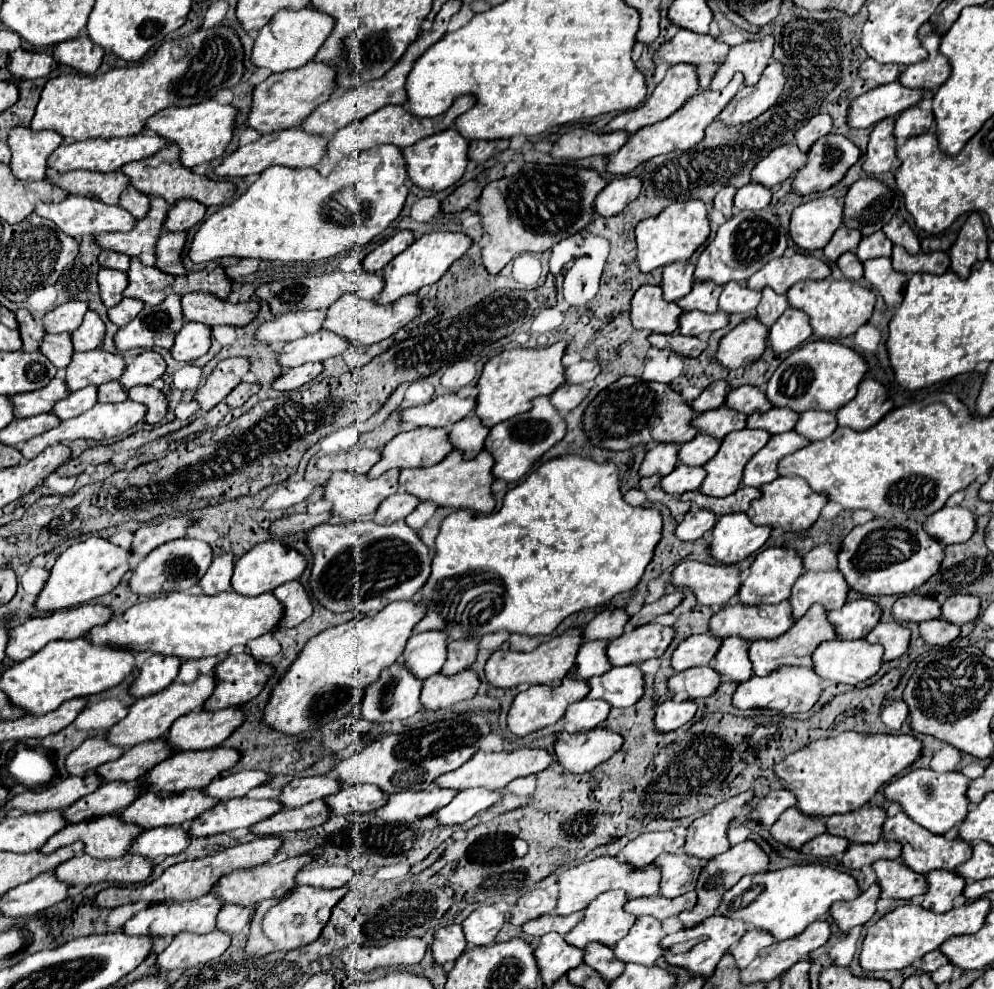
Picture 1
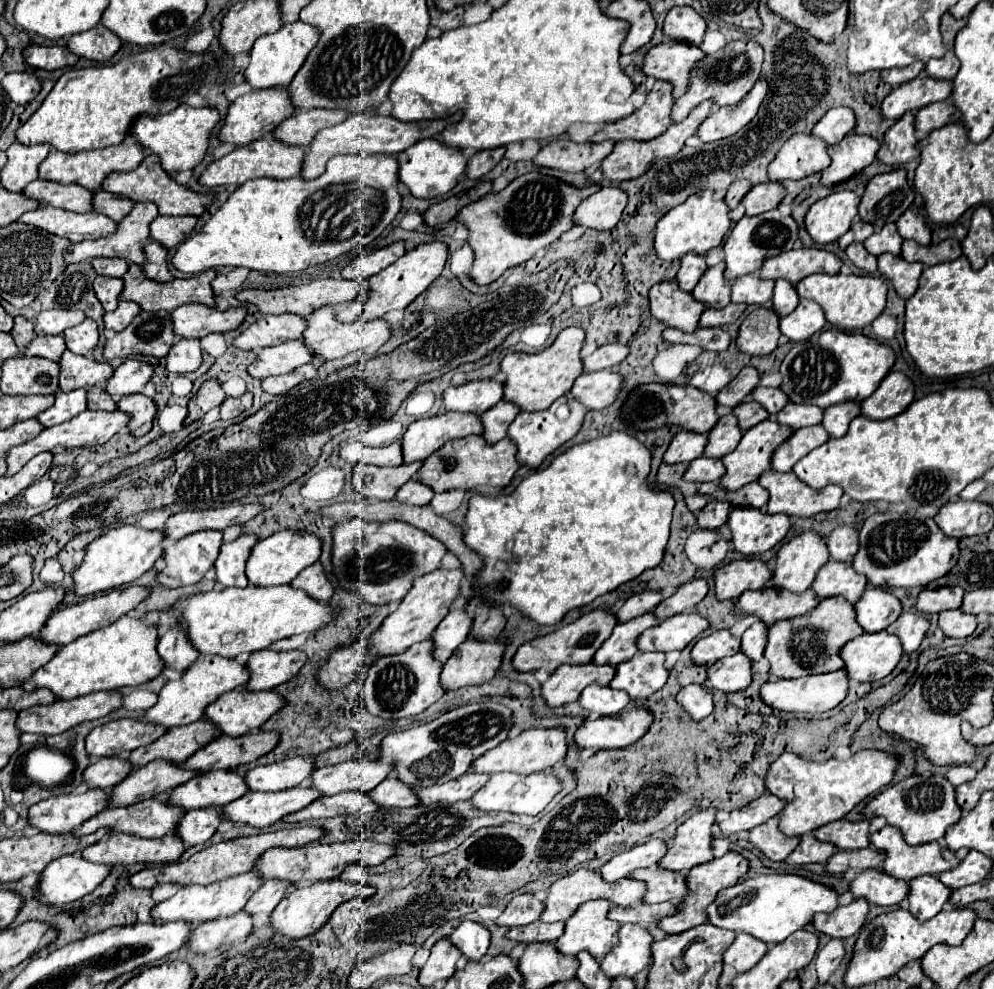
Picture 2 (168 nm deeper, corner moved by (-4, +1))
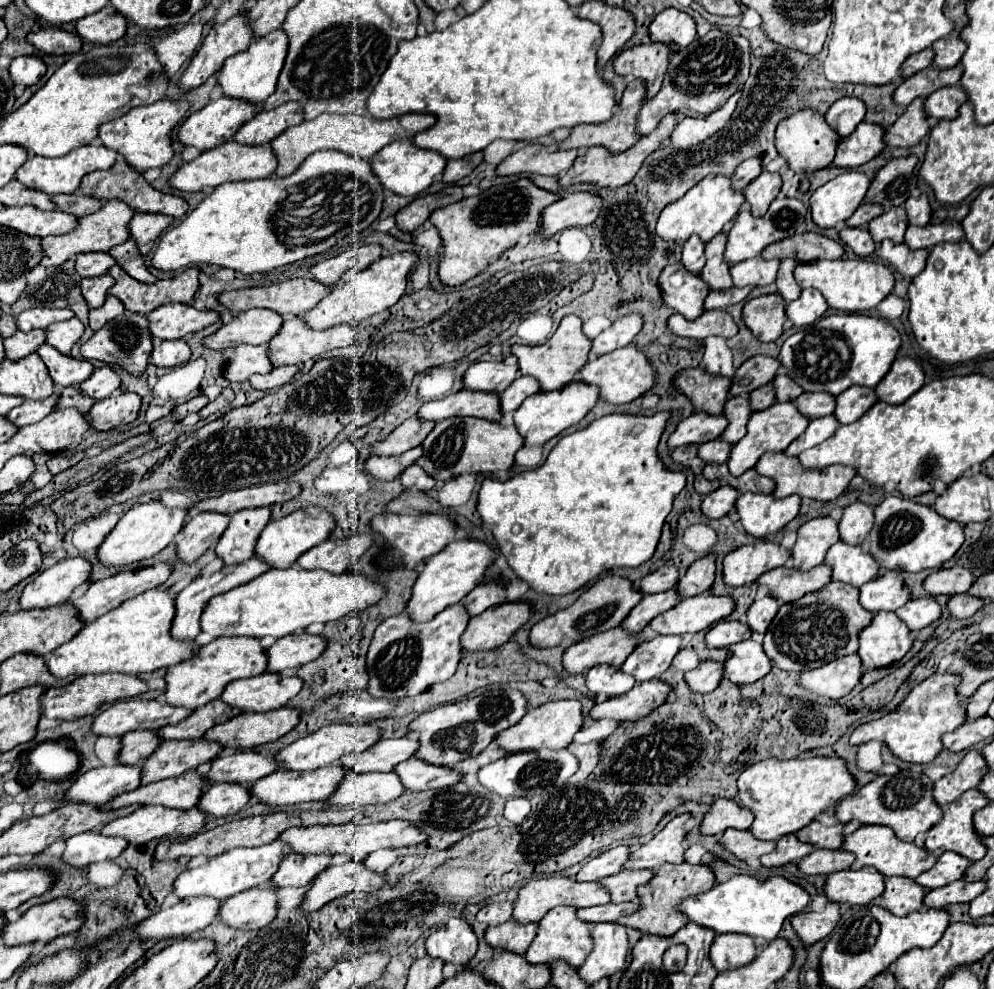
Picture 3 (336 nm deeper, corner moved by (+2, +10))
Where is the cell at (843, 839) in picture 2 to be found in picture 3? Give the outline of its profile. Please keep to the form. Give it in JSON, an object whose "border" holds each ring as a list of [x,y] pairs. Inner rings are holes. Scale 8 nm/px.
{"border":[[[813,822],[813,824],[807,824],[805,828],[797,830],[795,836],[799,842],[807,842],[807,844],[813,844],[817,848],[833,848],[837,850],[841,844],[843,844],[843,824],[833,824],[833,826],[825,826],[821,822]]]}

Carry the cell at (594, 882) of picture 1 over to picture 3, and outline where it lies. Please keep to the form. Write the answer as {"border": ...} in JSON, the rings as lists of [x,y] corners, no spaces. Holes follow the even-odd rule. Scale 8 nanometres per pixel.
{"border":[[[553,876],[553,878],[541,878],[533,880],[525,886],[521,886],[519,896],[513,904],[513,922],[517,924],[529,924],[541,920],[545,912],[549,912],[555,906],[573,906],[573,908],[587,908],[587,906],[599,906],[609,902],[609,894],[597,884],[577,884],[573,878],[563,878],[563,876]]]}

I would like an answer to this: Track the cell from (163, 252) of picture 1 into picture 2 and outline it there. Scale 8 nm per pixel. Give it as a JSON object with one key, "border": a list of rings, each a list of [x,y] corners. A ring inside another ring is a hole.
{"border":[[[151,241],[145,245],[145,253],[147,253],[147,263],[143,265],[143,271],[147,273],[147,277],[155,281],[173,281],[173,275],[169,271],[169,259],[167,259],[169,249],[161,243]]]}

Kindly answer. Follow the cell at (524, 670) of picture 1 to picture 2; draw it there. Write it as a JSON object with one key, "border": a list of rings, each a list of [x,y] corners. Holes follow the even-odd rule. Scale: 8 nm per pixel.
{"border":[[[603,607],[595,609],[591,613],[585,613],[583,617],[579,617],[577,621],[573,621],[569,625],[521,645],[511,659],[511,665],[519,673],[537,671],[537,669],[547,669],[553,673],[559,665],[587,665],[587,663],[591,663],[595,649],[599,649],[599,645],[603,645],[603,641],[611,635],[611,629],[615,623],[617,623],[615,617]]]}

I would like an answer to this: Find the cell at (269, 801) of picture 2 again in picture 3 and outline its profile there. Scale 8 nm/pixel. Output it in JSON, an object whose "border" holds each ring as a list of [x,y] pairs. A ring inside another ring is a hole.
{"border":[[[341,764],[337,766],[325,766],[311,772],[297,772],[297,770],[277,770],[261,780],[257,780],[251,786],[251,794],[257,796],[261,802],[271,806],[287,806],[287,804],[299,804],[299,802],[311,802],[311,800],[327,800],[337,786],[341,784],[345,776],[345,768]]]}

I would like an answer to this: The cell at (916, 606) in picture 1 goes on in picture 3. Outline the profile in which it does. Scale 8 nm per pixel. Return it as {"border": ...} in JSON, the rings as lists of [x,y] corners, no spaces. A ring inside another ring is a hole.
{"border":[[[953,566],[949,570],[937,570],[931,576],[927,576],[923,588],[931,594],[931,596],[939,596],[939,594],[961,594],[961,592],[969,592],[971,584],[975,582],[973,572],[969,572],[963,566]]]}

